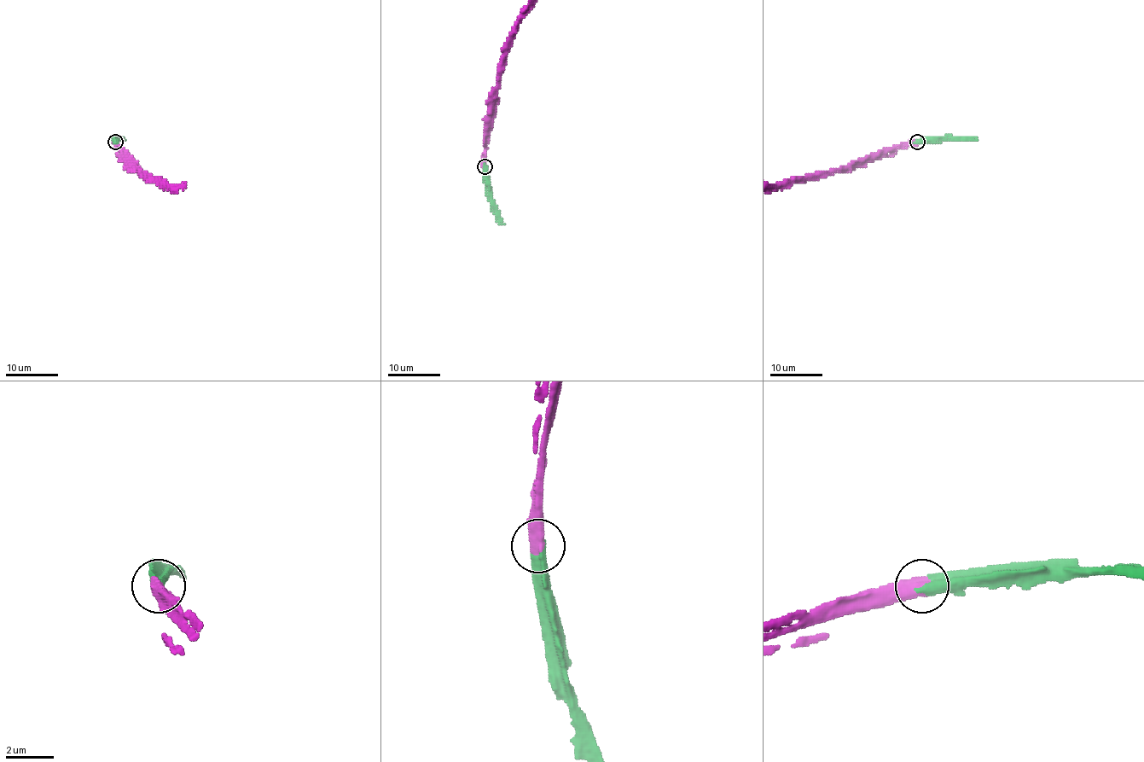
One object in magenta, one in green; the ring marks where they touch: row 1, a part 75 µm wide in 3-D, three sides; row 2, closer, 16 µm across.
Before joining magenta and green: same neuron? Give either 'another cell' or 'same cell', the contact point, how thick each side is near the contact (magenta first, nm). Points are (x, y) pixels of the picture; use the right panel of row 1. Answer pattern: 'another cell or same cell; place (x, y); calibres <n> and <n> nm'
same cell; place (917, 142); calibres 600 and 420 nm

